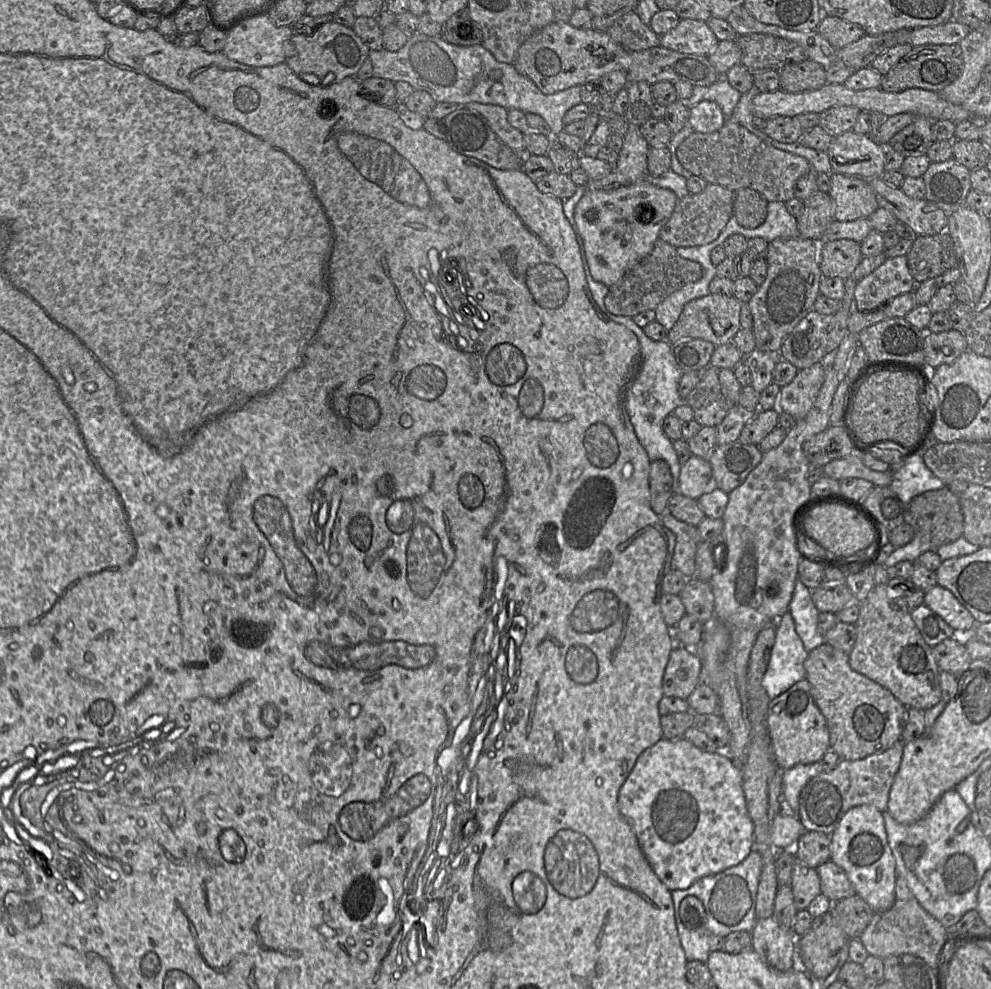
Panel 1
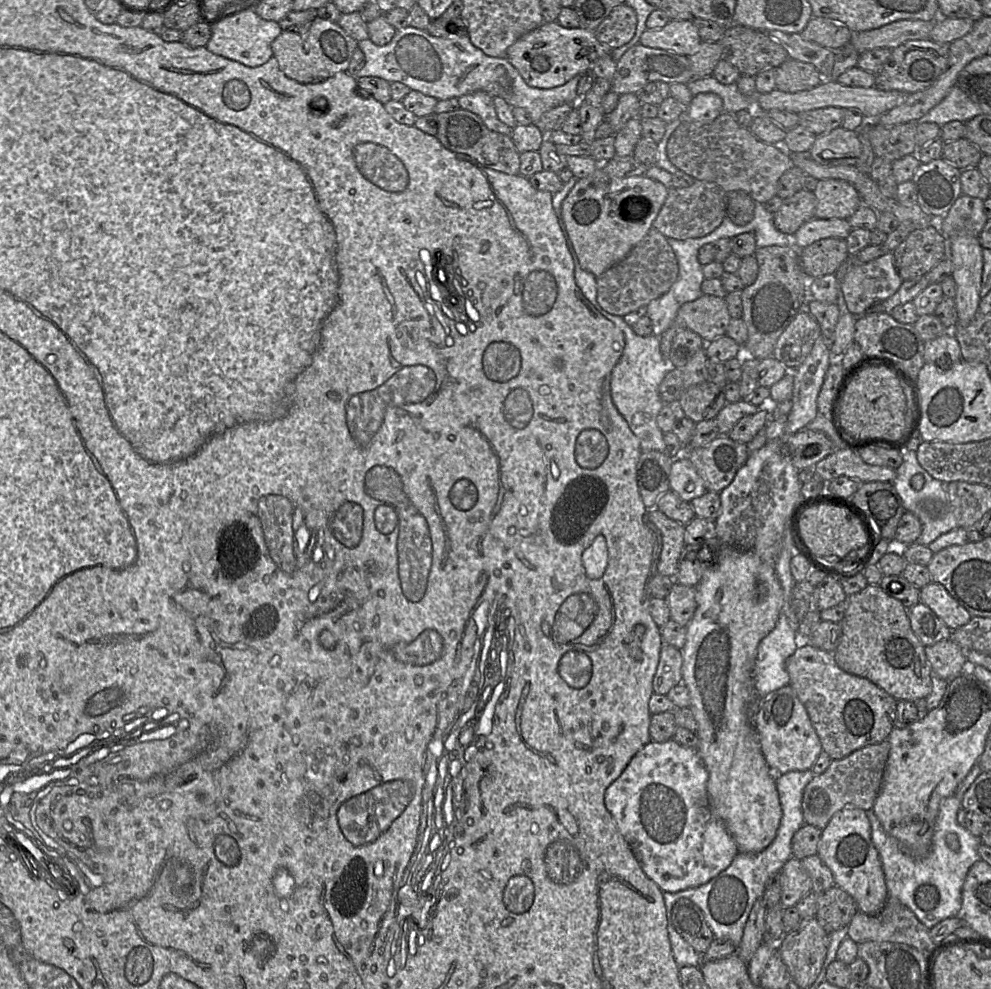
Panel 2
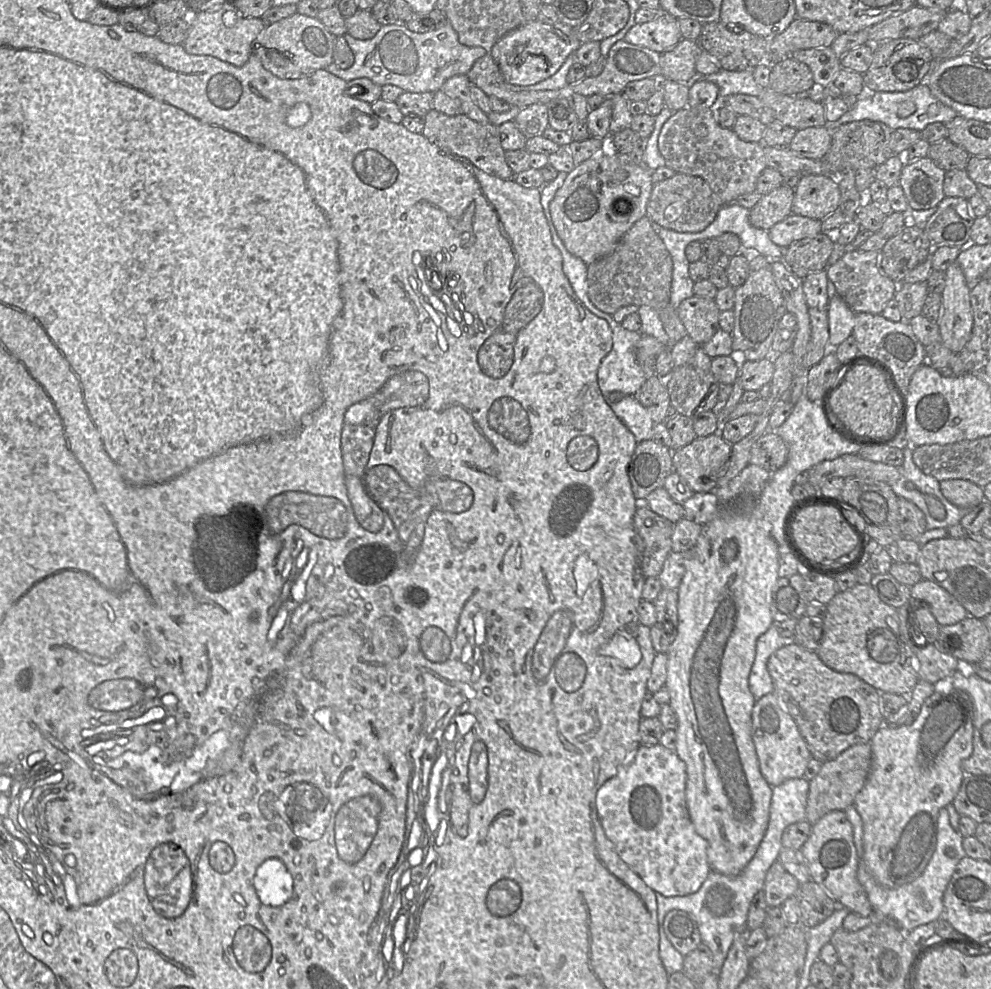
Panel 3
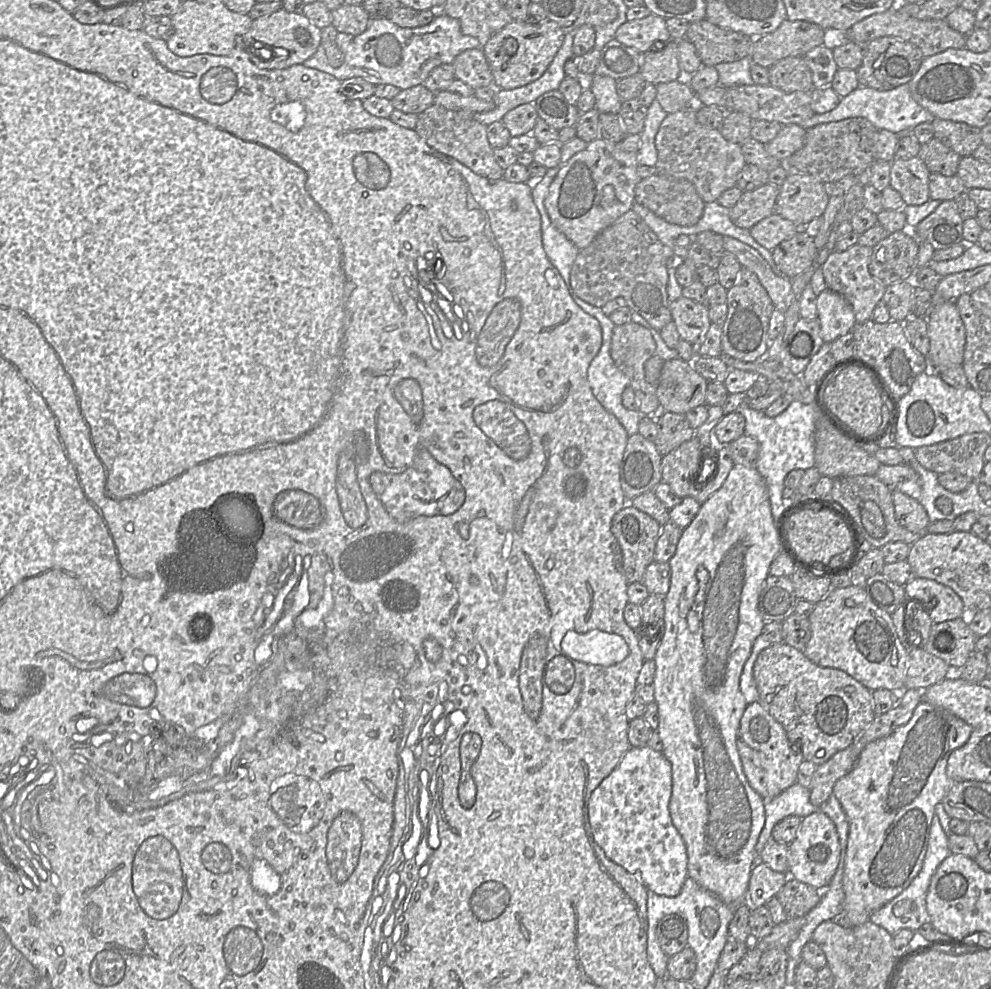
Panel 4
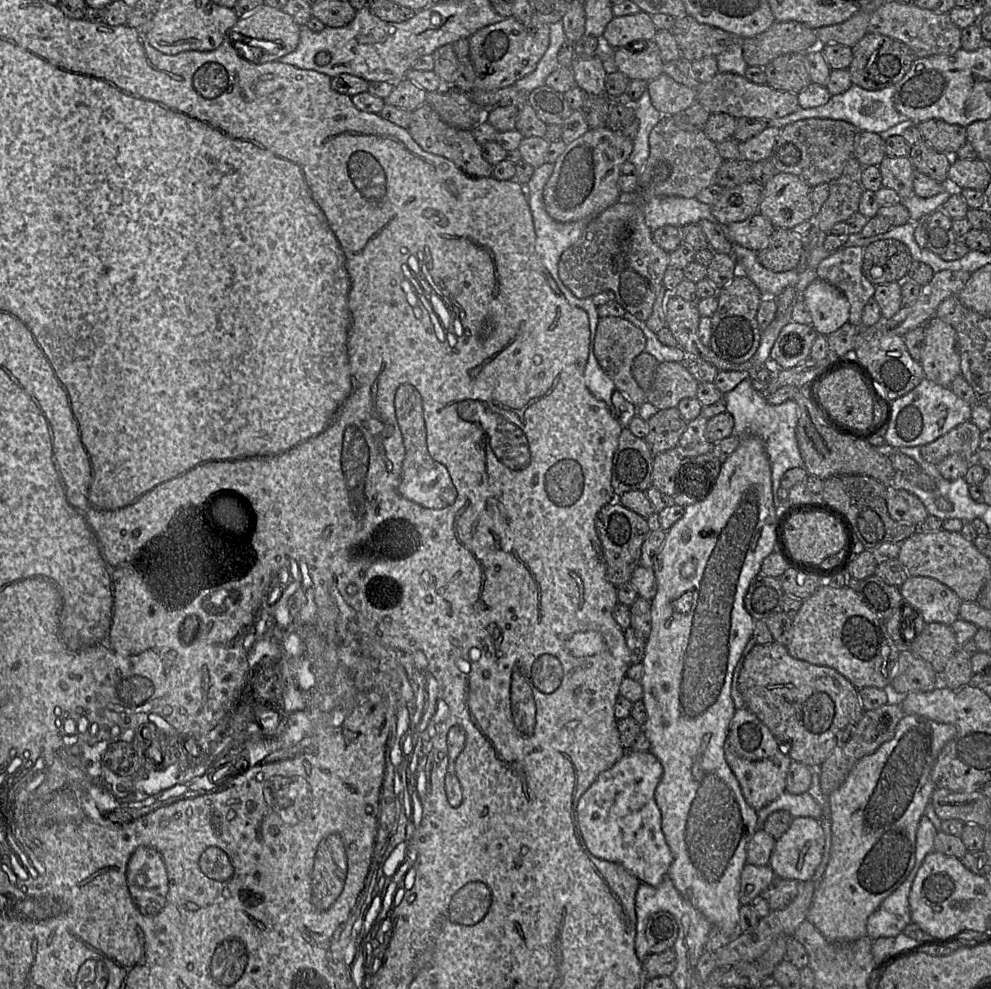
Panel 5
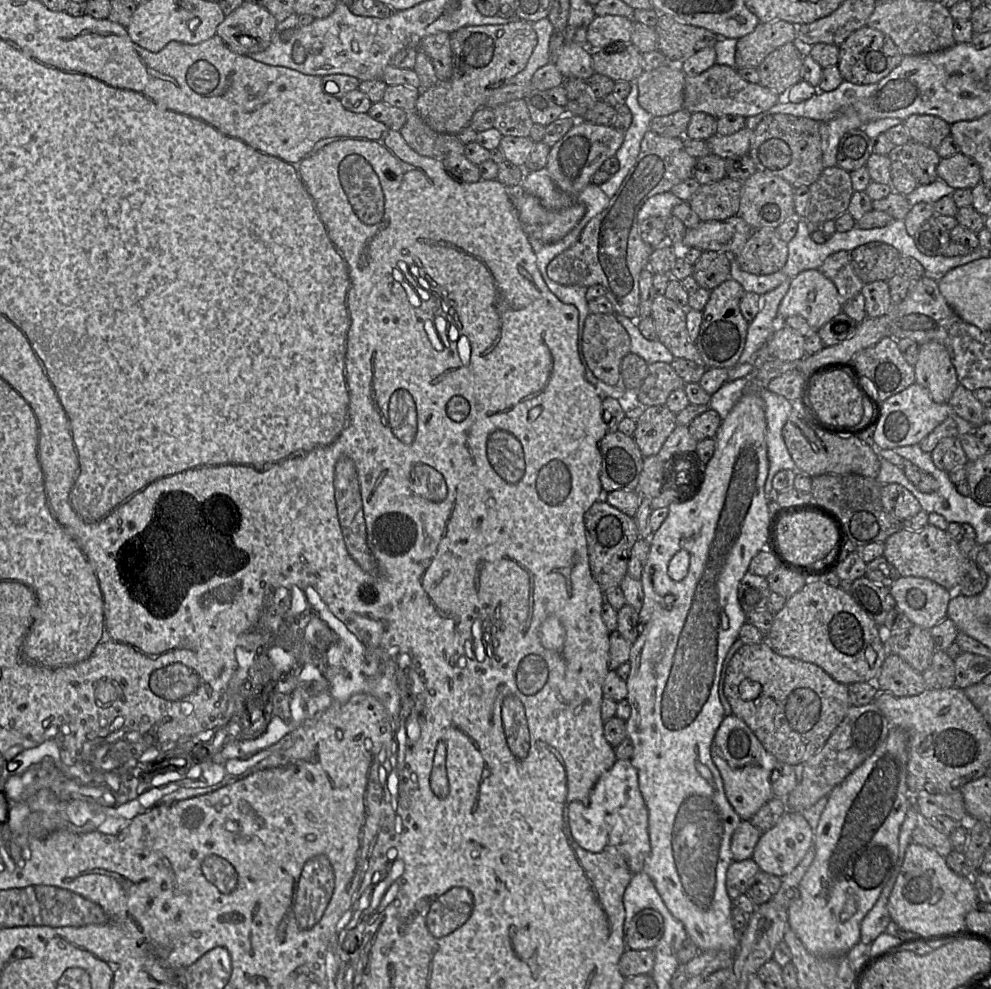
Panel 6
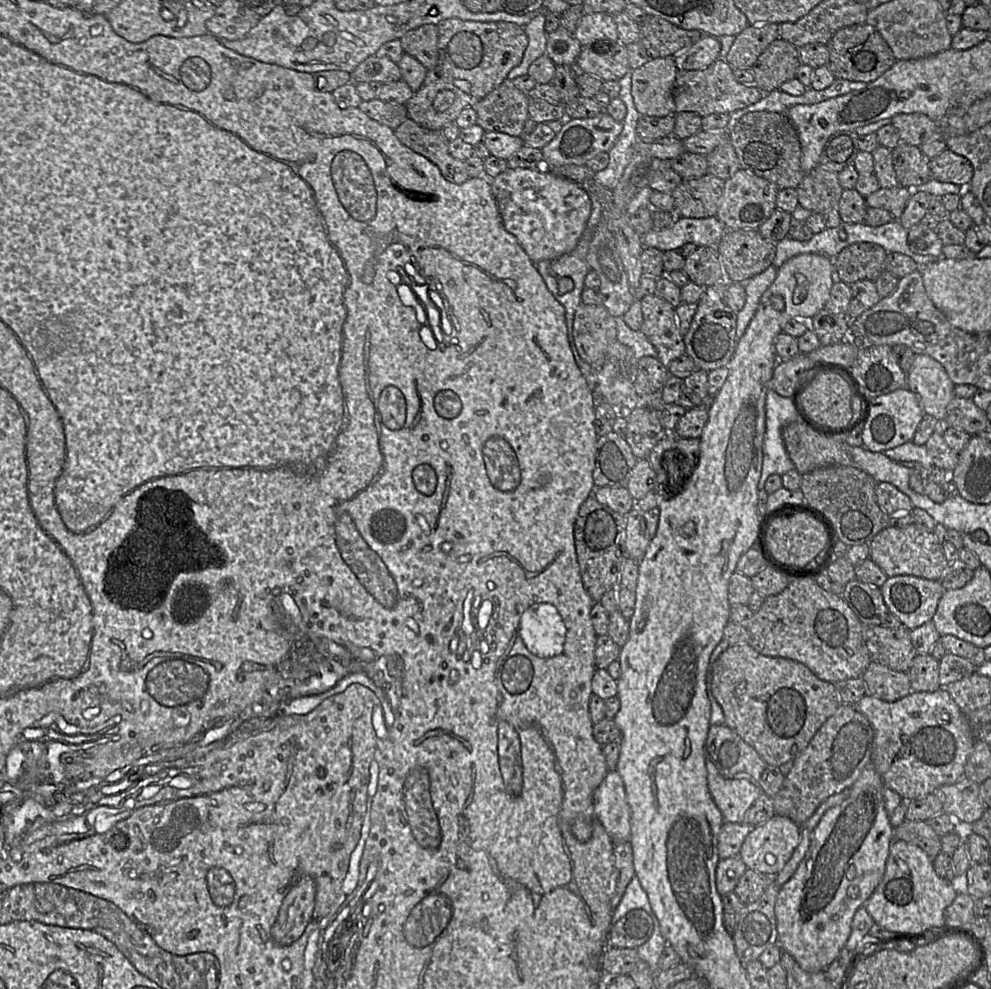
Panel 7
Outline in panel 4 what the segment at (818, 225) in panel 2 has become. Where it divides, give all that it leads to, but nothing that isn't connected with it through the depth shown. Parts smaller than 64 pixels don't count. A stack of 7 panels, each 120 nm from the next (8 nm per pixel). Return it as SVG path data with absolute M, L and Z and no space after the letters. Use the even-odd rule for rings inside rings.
M773 213L749 229L751 236L768 250L774 249L782 241L791 238L802 227Z

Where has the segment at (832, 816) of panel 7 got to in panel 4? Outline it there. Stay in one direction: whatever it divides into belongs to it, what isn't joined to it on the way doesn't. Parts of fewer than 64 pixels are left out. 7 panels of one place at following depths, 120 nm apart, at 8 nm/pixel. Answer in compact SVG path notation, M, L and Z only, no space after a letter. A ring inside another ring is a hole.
M921 701L905 725L896 728L889 736L867 744L852 770L835 783L833 796L846 815L848 839L844 855L842 911L831 921L842 927L867 922L874 911L905 890L920 872L935 806L955 783L946 773L948 757L968 741L971 732L971 726L946 709Z

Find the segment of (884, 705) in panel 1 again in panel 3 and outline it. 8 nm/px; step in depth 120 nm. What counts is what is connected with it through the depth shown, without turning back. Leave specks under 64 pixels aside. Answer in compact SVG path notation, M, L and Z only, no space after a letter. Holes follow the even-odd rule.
M790 642L776 650L767 661L779 703L795 721L813 758L822 763L833 760L857 744L869 743L885 725L881 693L859 677L826 666L816 652Z

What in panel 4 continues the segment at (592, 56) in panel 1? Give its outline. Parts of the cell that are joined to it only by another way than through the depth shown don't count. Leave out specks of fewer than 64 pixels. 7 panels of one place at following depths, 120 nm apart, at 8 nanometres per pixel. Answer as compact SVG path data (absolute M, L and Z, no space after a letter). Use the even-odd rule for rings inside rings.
M528 16L526 21L513 20L493 35L482 47L496 89L514 89L540 78L559 51L565 39L566 29L548 19L537 21Z

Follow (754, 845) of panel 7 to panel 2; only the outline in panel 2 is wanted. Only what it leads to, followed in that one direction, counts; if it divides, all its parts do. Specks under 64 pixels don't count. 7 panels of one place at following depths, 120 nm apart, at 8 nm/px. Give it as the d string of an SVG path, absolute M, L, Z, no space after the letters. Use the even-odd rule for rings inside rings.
M846 807L835 813L821 831L817 855L831 870L835 886L851 895L859 912L876 915L883 909L889 894L879 853L871 838L867 811Z

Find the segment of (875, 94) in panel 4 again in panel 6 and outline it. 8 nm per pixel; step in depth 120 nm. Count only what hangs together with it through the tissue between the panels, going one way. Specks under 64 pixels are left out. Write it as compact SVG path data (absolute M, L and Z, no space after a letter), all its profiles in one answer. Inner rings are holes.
M843 80L836 89L827 92L817 91L813 96L799 103L788 102L782 98L770 109L748 118L746 127L754 130L761 120L776 113L826 122L843 108L858 101L865 101L876 88L877 83L858 85Z

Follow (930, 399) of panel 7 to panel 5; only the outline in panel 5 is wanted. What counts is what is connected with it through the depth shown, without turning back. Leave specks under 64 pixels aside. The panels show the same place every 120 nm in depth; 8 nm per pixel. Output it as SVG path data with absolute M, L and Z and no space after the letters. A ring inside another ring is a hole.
M933 317L925 327L925 347L920 363L925 378L944 387L961 373L957 333L948 323Z

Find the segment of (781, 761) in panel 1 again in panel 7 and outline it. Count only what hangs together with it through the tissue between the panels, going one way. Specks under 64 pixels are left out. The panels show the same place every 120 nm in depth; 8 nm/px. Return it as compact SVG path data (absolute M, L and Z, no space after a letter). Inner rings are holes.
M725 724L710 725L704 745L704 757L708 789L724 822L742 823L747 810L762 794L760 779L767 764Z

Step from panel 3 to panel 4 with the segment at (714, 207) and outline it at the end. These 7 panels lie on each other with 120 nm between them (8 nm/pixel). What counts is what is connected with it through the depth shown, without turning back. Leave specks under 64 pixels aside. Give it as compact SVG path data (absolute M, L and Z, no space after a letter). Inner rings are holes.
M656 174L641 179L635 187L635 201L669 223L695 225L705 202L694 185L683 178Z

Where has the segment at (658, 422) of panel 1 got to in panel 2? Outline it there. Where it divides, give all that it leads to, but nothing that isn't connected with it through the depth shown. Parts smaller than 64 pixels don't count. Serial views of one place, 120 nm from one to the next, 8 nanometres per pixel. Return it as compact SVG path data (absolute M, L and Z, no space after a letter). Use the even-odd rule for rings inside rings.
M567 238L567 247L574 261L574 276L577 286L595 309L619 328L625 337L622 355L611 373L610 390L612 401L628 423L631 431L639 439L641 451L657 450L666 453L663 432L658 427L656 418L664 405L659 396L658 388L670 369L670 364L661 354L660 340L654 335L637 335L621 316L605 311L597 301L597 276L581 267L569 238Z

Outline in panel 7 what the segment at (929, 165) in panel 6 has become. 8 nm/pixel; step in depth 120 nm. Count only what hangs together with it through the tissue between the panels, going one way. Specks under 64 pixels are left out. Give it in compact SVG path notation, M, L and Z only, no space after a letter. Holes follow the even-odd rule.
M900 142L892 149L892 159L899 186L912 190L932 179L930 158L919 147Z

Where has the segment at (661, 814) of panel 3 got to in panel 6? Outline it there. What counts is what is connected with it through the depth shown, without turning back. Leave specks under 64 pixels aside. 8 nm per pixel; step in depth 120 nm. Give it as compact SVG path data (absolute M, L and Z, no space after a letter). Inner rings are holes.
M616 759L614 765L603 773L586 801L573 801L568 809L568 821L572 837L585 850L598 853L612 846L624 857L632 873L643 872L644 863L650 853L648 832L648 810L639 789L638 773L629 759Z

